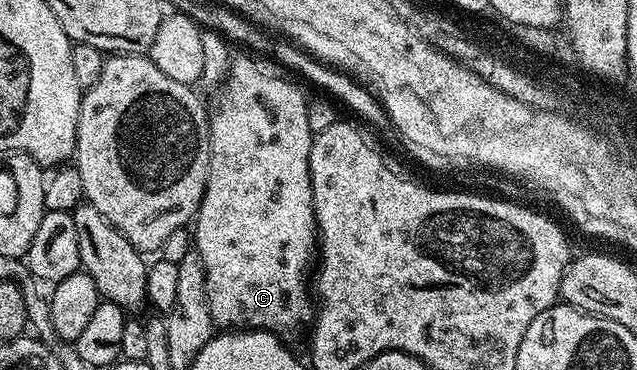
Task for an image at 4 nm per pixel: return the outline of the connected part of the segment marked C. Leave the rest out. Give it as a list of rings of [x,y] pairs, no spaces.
[[[240,57],[244,58],[229,61],[220,95],[210,106],[210,172],[194,219],[194,252],[205,272],[209,312],[217,327],[269,330],[287,336],[314,318],[308,265],[317,257],[318,235],[308,163],[314,137],[308,119],[309,99],[295,81],[263,74],[255,57]]]

